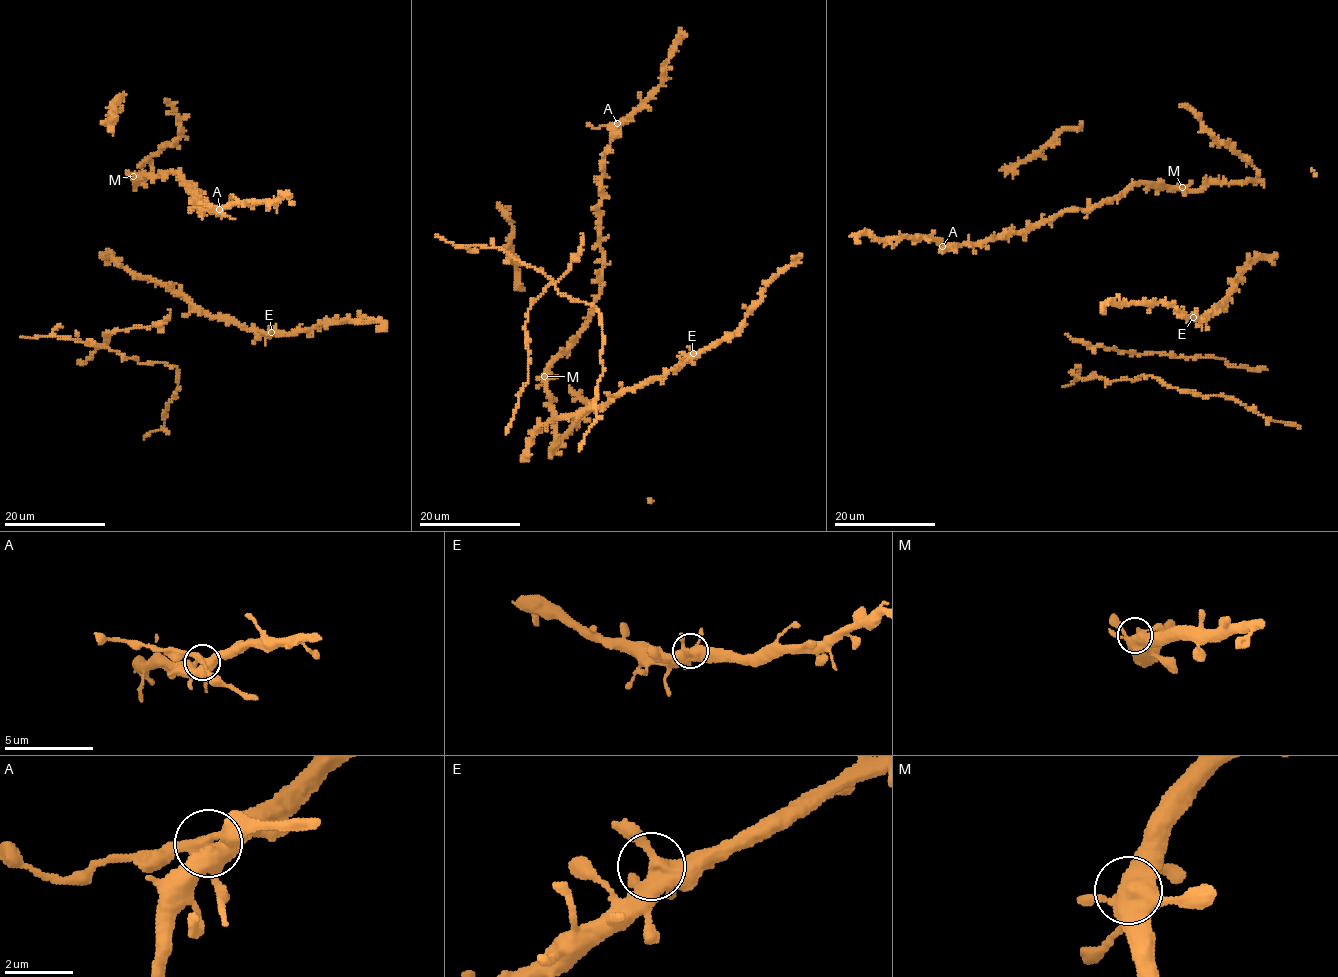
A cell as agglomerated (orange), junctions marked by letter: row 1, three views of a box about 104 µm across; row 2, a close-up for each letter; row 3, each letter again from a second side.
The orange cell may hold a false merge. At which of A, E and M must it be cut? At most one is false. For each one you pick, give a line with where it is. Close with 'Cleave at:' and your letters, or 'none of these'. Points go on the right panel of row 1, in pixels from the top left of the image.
A: (942, 246)
Cleave at: A

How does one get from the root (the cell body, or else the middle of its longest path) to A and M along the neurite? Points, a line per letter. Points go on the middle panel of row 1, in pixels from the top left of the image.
A: (578, 335), (601, 287), (601, 162), (611, 132), (617, 123)
M: (578, 335), (544, 376)

